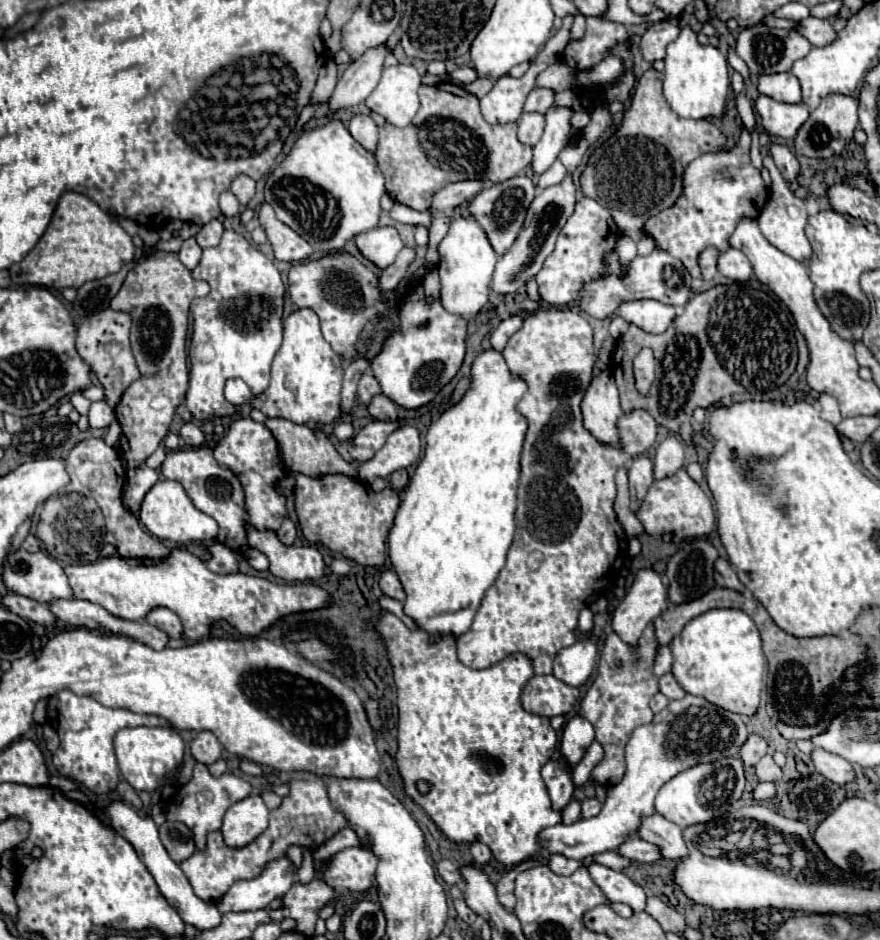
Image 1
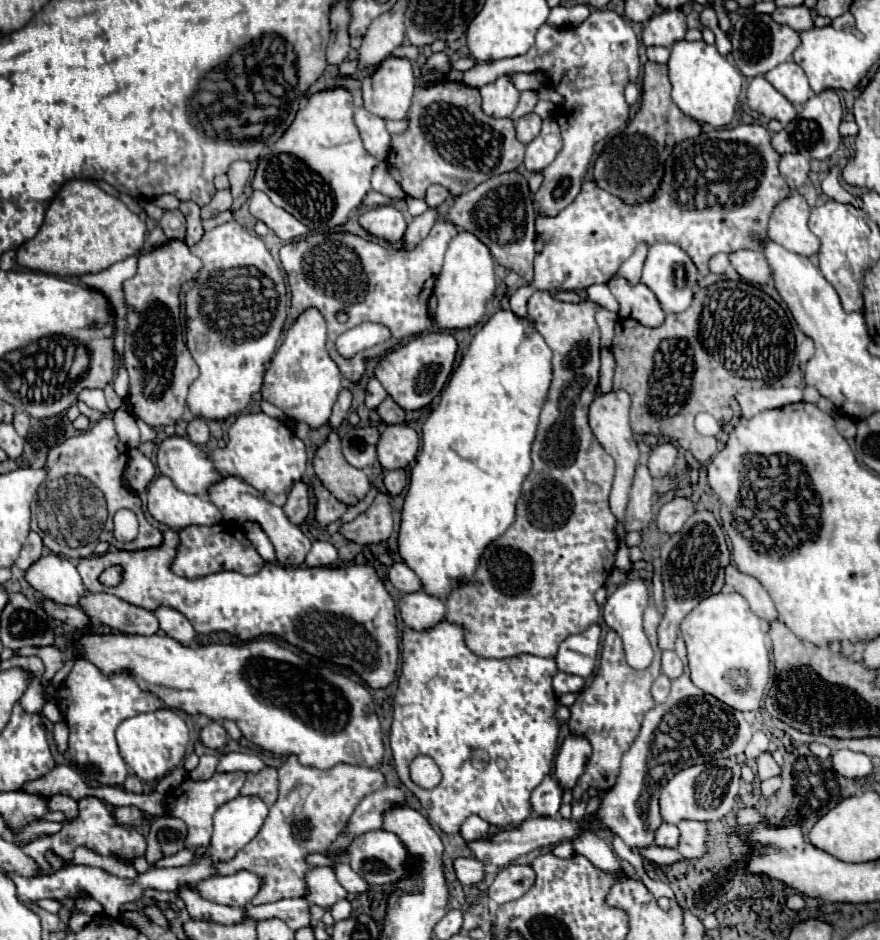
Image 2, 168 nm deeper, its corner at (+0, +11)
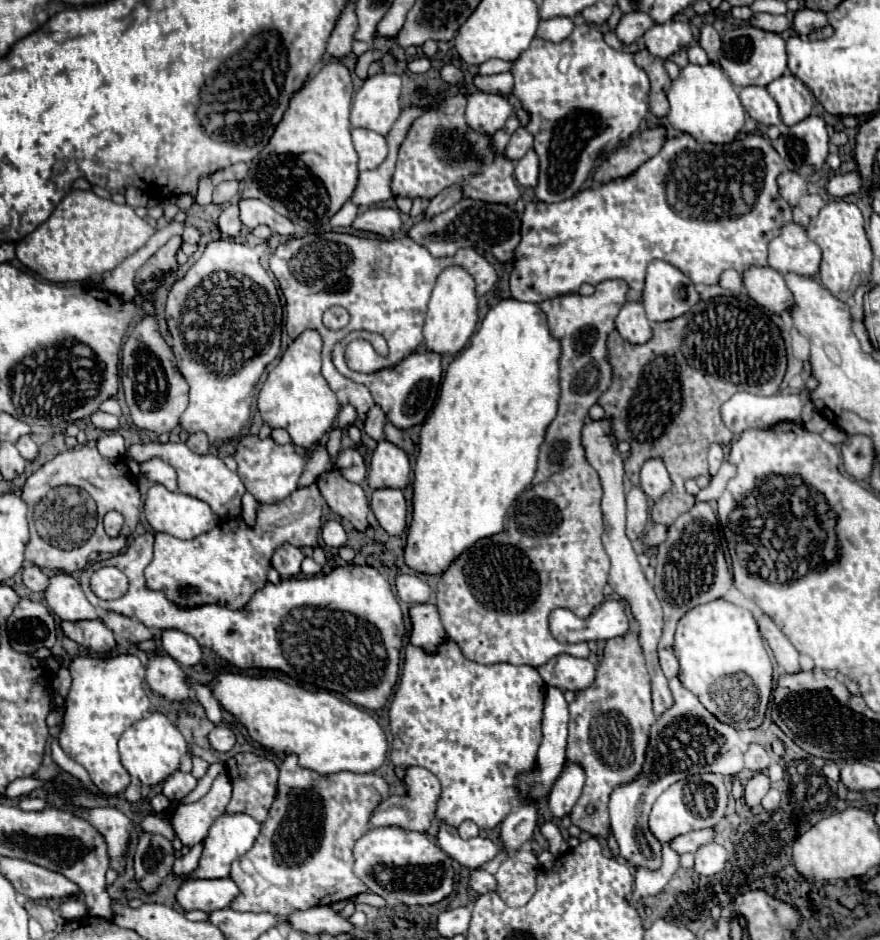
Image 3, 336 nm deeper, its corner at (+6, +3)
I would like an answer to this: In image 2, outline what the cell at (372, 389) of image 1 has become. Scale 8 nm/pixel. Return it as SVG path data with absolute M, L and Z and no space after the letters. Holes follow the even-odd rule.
M371 378L367 382L367 394L365 394L365 406L369 410L377 410L377 406L387 398L385 388L381 386L381 382L377 378Z

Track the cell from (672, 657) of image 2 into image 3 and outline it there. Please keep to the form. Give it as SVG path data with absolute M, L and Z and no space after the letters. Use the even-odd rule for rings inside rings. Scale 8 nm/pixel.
M671 648L659 650L659 662L661 662L661 670L663 670L665 678L673 678L679 674L679 662L677 662Z

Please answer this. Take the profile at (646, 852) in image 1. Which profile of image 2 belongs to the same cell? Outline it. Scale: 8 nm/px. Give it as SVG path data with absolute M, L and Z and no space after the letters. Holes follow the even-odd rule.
M661 824L661 828L655 832L655 844L657 846L669 846L677 848L679 844L679 828L673 824Z

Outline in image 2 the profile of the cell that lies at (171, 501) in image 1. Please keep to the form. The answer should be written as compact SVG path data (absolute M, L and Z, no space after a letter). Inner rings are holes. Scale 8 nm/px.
M159 476L149 484L147 510L157 522L175 530L193 524L213 526L221 522L221 512L209 498L199 498L177 490L167 476Z

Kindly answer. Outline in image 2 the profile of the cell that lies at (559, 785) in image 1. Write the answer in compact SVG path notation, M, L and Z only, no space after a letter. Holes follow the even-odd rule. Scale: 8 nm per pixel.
M547 776L531 794L531 810L537 816L557 816L561 806L561 786L553 776Z

